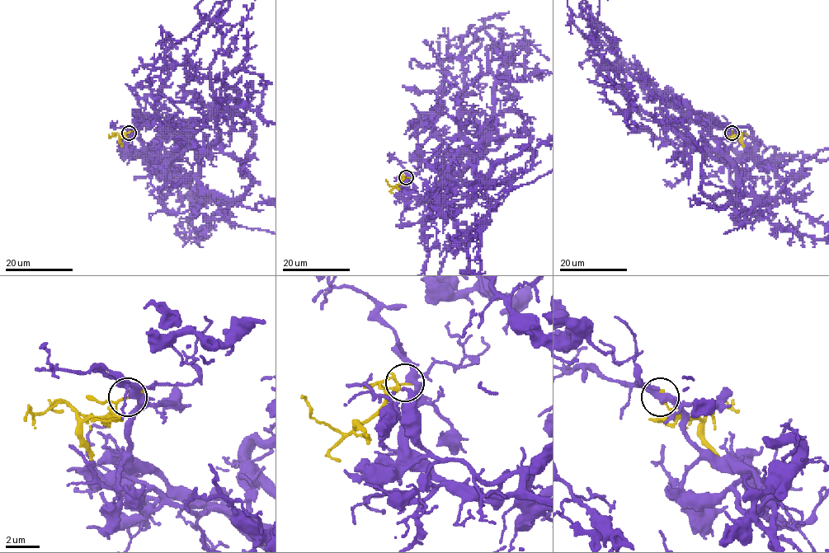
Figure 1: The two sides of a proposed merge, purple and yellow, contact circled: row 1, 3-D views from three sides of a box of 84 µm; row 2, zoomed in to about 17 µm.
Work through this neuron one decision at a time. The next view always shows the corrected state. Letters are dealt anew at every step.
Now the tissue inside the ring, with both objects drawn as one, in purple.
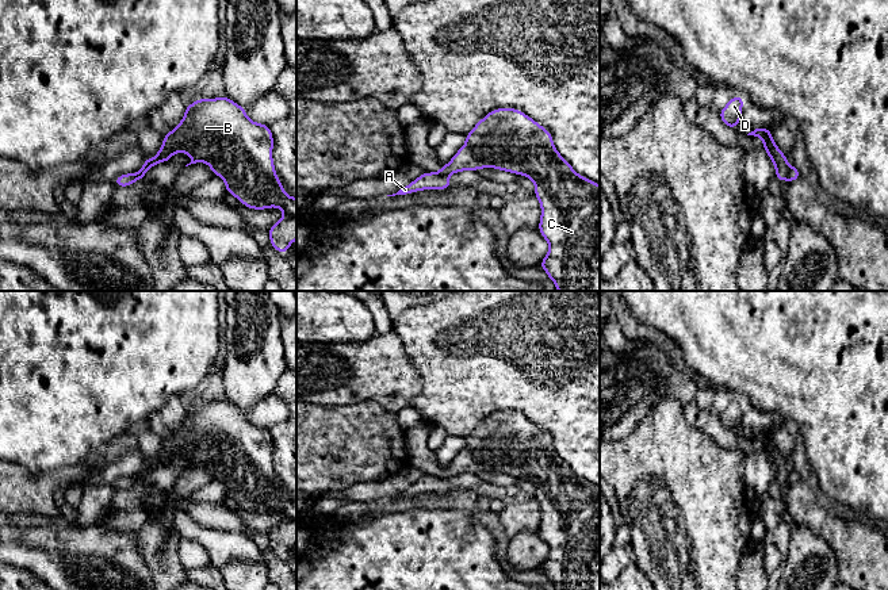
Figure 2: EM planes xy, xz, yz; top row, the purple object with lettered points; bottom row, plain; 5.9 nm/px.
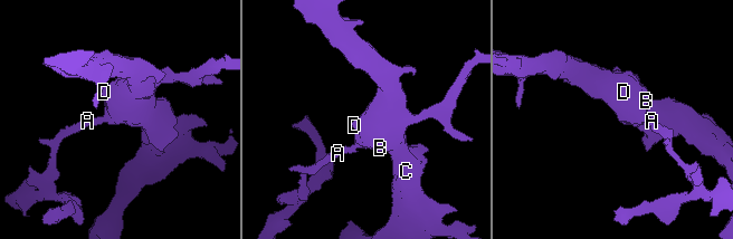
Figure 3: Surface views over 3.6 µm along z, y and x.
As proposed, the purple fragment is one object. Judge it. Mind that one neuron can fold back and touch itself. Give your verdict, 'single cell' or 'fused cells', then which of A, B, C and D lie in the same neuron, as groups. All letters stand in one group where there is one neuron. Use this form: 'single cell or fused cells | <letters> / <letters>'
fused cells | A / B C D

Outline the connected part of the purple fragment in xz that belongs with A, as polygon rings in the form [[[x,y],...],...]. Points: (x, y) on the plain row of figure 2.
[[[425,475],[412,486],[409,486],[406,490],[399,493],[397,497],[387,498],[387,499],[395,499],[395,498],[406,498],[412,495],[418,495],[424,493],[448,493],[452,487],[447,478],[432,476]]]

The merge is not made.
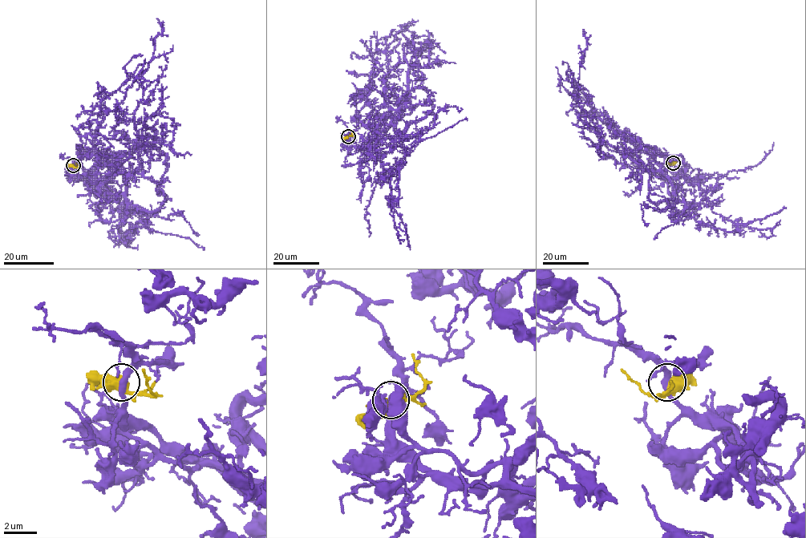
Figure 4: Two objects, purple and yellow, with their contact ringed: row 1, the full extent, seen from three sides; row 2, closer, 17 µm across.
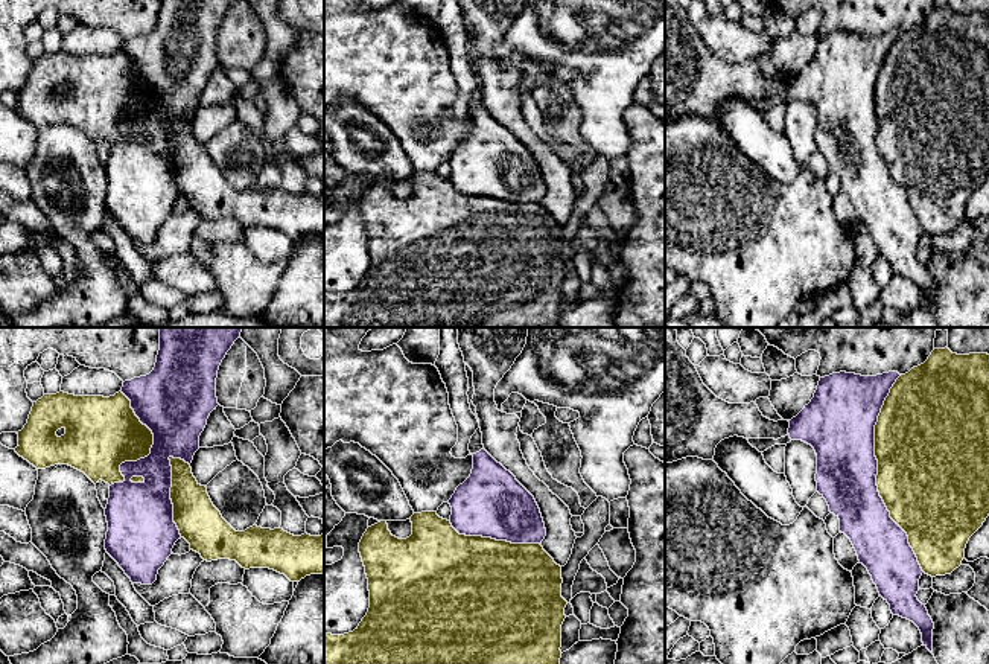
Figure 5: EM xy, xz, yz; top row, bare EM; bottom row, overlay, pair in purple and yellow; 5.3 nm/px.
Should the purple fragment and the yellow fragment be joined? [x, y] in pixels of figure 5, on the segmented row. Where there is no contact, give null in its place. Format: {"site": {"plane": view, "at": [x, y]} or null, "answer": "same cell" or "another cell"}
{"site": {"plane": "yz", "at": [877, 474]}, "answer": "another cell"}

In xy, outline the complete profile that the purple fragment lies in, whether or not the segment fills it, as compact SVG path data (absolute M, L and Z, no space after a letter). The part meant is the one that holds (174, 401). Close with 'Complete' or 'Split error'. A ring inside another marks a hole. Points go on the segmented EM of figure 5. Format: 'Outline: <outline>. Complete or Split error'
Outline: M160 327L160 350L154 370L123 382L122 393L131 401L131 408L140 422L154 434L148 457L120 464L125 481L110 486L105 509L108 522L105 550L132 583L152 585L158 570L172 554L175 542L181 539L173 522L169 458L192 463L207 419L219 405L216 397L219 366L240 332L242 327Z. Complete

